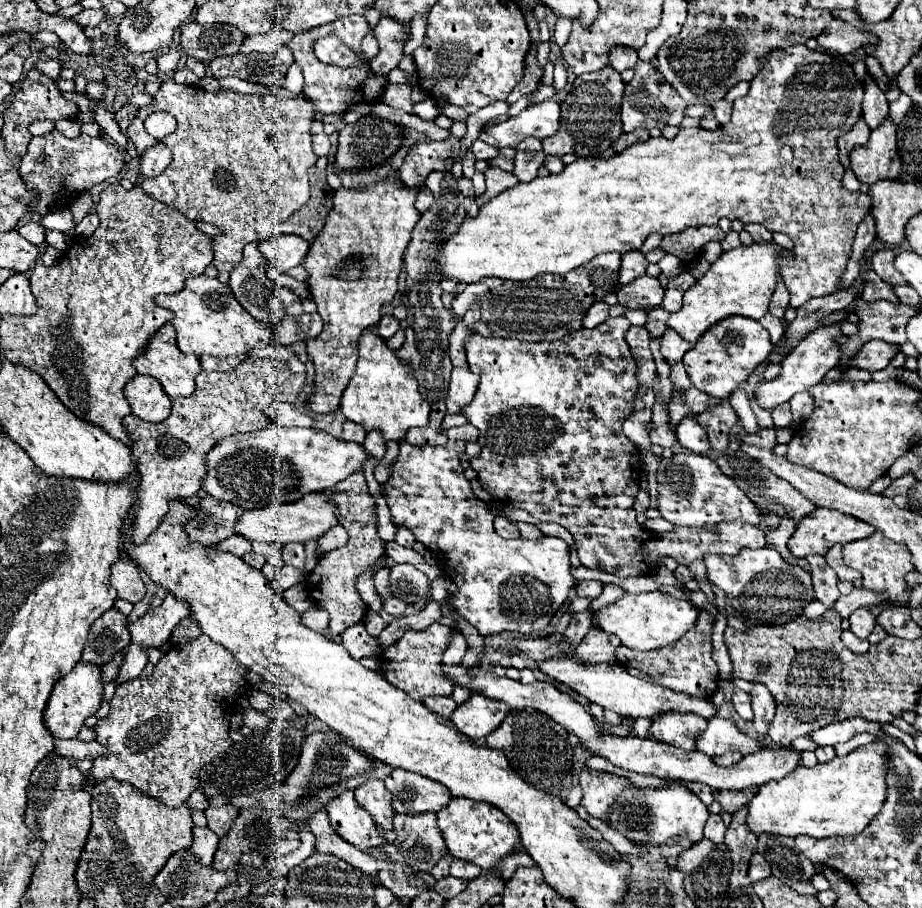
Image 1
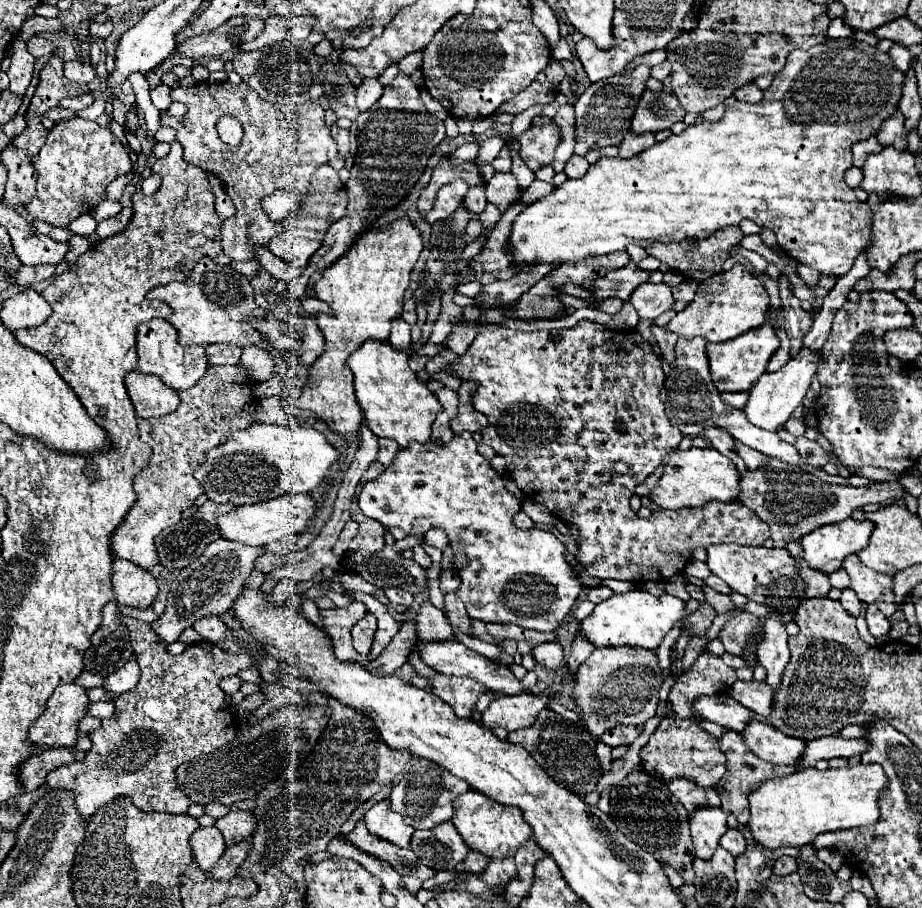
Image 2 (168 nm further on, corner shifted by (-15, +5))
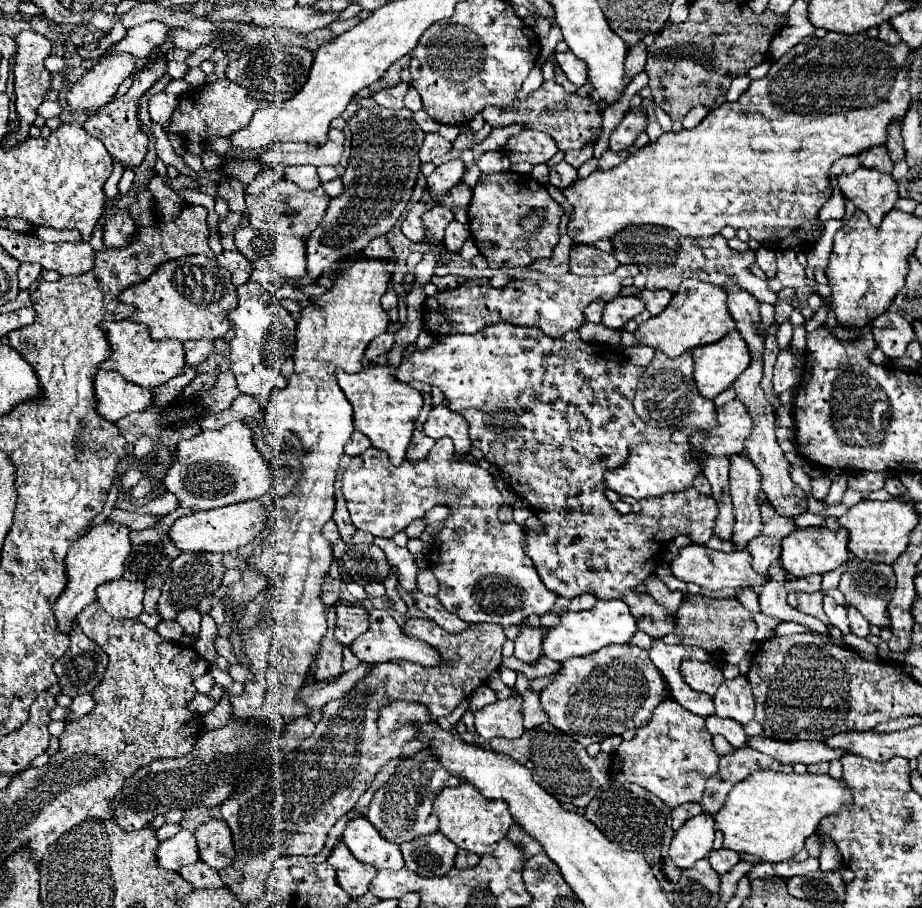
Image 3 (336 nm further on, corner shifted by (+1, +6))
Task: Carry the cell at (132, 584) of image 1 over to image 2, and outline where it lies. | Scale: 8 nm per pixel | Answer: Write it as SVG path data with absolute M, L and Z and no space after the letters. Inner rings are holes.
M114 562L114 592L116 592L116 602L126 604L126 606L136 606L136 608L148 608L156 594L158 594L158 584L152 572L136 566L134 562Z

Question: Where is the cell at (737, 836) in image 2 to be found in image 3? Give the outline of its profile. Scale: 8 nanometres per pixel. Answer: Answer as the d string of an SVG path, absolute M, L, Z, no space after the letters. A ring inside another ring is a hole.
M720 849L720 851L712 851L710 857L708 857L712 869L720 875L728 873L738 861L740 861L740 855L734 853L734 851L728 851L728 849Z

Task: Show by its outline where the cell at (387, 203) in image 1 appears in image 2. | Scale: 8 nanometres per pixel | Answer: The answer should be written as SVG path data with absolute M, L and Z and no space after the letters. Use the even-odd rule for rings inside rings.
M408 216L396 218L388 226L370 226L362 234L358 234L354 238L352 246L348 248L348 252L344 256L340 256L332 266L322 270L322 280L316 282L316 286L314 286L316 296L320 300L324 300L334 310L334 316L316 314L318 326L320 326L320 330L324 334L324 354L312 364L312 368L310 368L310 382L304 388L302 396L296 400L296 406L312 410L318 416L322 416L326 420L328 428L334 430L334 432L356 434L360 424L362 424L362 420L364 420L362 410L360 410L360 406L356 402L356 396L354 396L352 370L348 370L348 362L346 360L368 338L376 338L376 340L386 340L388 338L392 318L400 318L402 316L404 292L406 292L406 288L410 284L410 272L412 272L422 248L424 248L422 230Z

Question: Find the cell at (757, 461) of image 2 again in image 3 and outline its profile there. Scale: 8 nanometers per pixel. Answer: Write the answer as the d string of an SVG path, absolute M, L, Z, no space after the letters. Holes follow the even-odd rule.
M746 455L730 457L730 463L730 493L736 515L732 543L736 551L744 551L748 541L762 533L760 509L756 505L760 491L760 473Z

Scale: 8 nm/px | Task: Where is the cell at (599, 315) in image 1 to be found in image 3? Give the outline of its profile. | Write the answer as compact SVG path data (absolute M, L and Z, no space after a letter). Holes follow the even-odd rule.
M594 301L584 309L584 317L590 323L600 323L602 321L602 311L604 311L604 301Z

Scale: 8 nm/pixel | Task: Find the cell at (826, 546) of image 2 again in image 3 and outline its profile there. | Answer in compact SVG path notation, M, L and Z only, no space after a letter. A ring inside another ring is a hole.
M806 527L806 529L796 529L782 541L782 553L780 553L780 563L786 569L788 575L792 577L808 577L808 575L824 575L842 563L848 561L848 531L830 531L826 527Z

